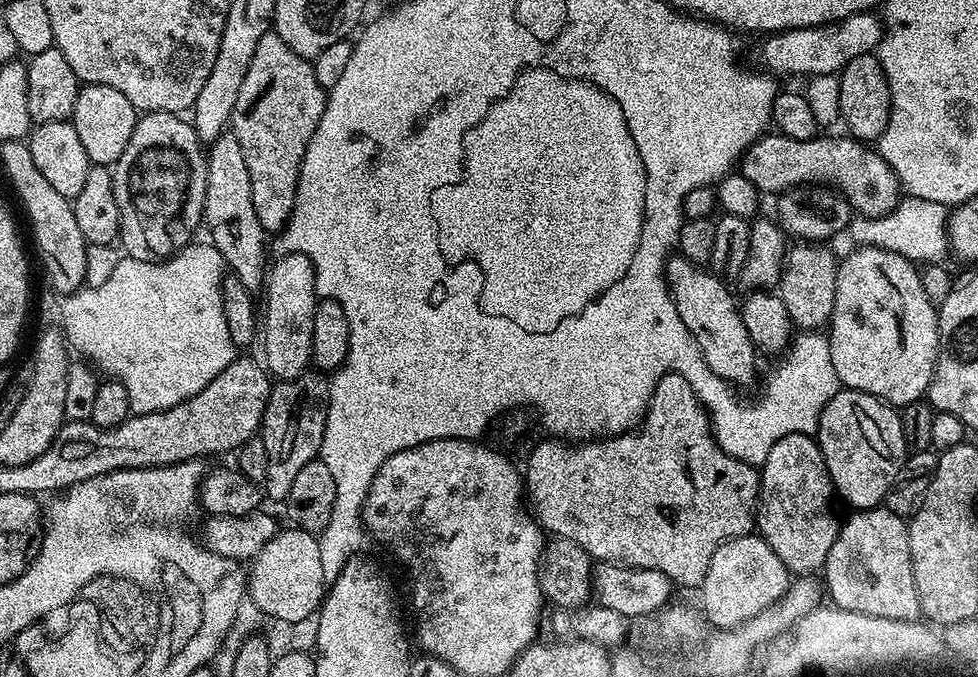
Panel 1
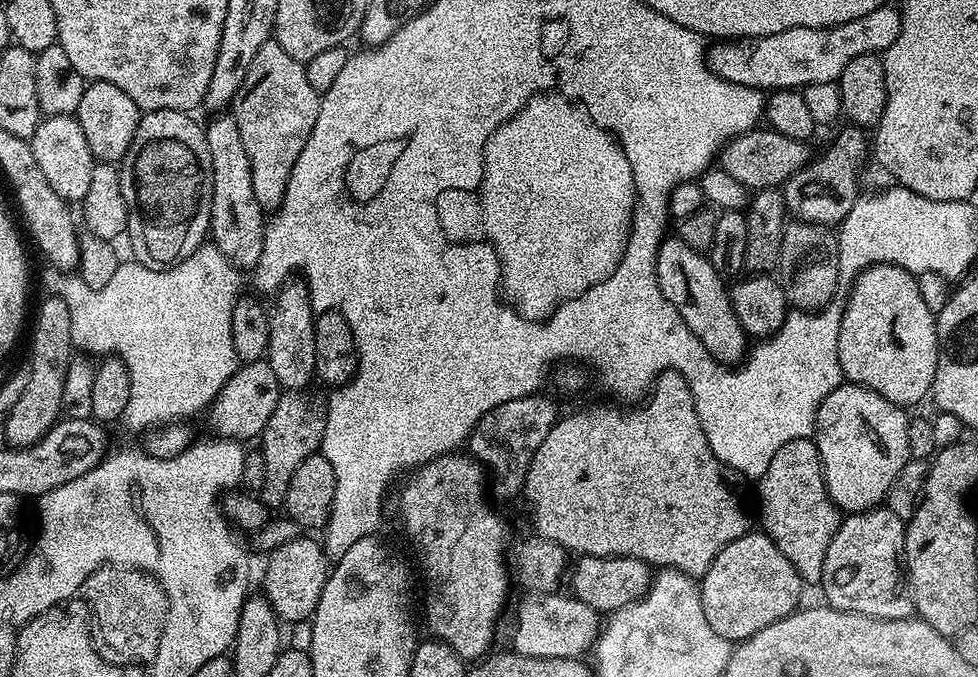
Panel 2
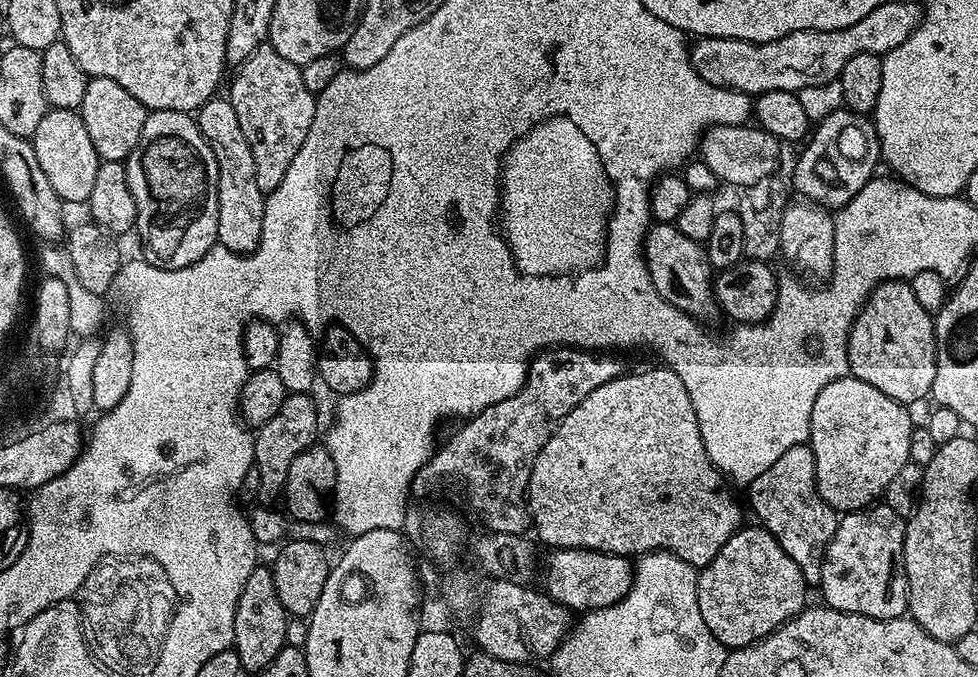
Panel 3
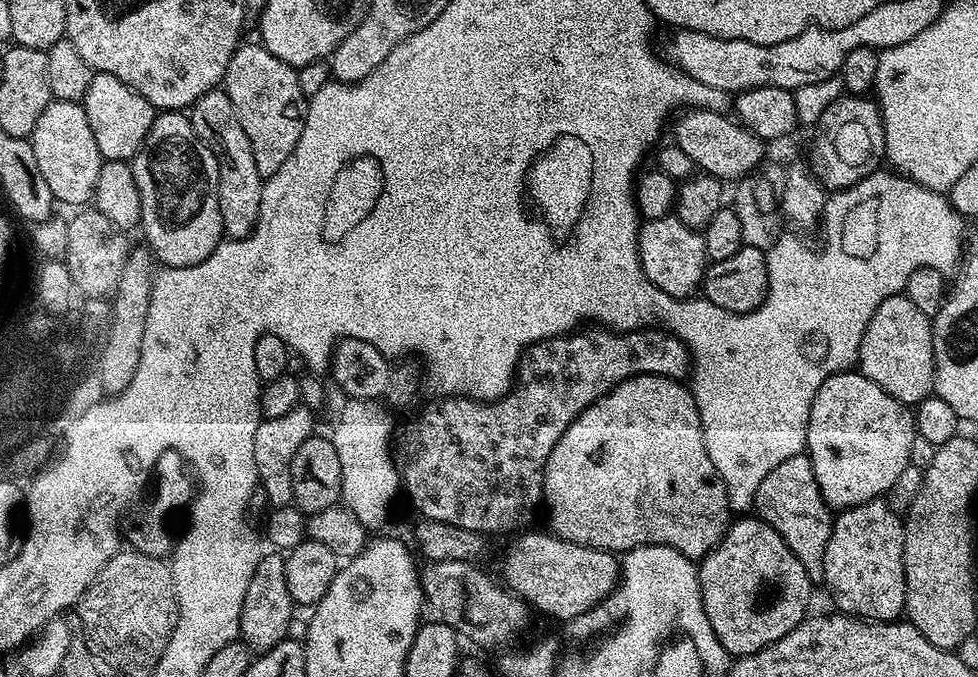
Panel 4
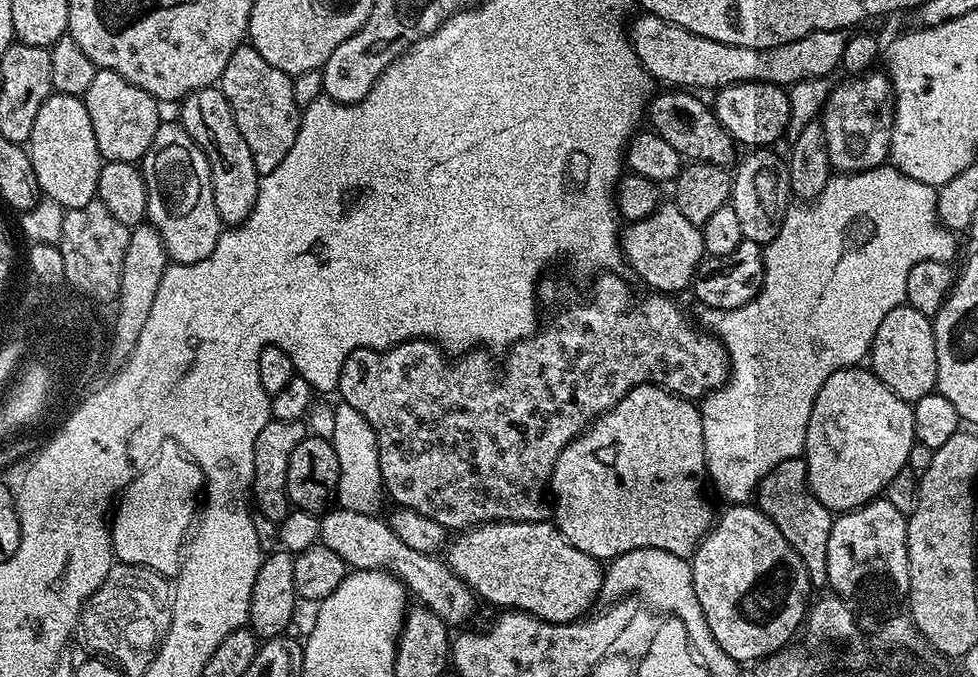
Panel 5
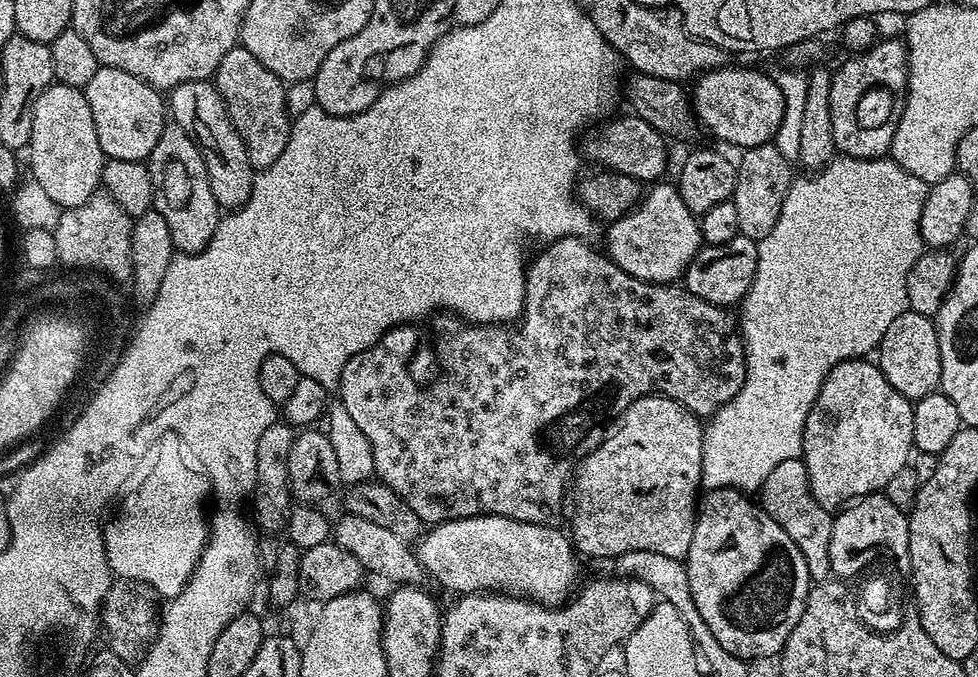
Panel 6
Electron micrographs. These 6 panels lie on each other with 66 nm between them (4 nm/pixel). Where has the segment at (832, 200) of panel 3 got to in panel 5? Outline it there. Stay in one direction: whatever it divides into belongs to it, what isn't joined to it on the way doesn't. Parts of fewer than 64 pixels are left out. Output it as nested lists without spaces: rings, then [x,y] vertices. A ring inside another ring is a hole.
[[[876,71],[844,78],[848,80],[837,83],[824,104],[822,123],[826,130],[826,150],[837,173],[865,172],[881,167],[889,159],[896,98],[892,95],[891,80],[883,71]]]

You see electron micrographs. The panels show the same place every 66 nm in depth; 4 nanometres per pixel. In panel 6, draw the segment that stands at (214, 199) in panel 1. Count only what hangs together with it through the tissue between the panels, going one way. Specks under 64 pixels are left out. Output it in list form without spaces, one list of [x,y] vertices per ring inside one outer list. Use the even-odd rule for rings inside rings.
[[[211,79],[182,82],[177,88],[167,93],[166,108],[170,113],[171,123],[181,128],[199,146],[202,158],[206,162],[206,174],[210,178],[210,194],[214,194],[217,205],[224,210],[235,210],[243,206],[252,193],[254,169],[246,154],[246,146],[230,118],[226,102],[216,89],[215,83]]]

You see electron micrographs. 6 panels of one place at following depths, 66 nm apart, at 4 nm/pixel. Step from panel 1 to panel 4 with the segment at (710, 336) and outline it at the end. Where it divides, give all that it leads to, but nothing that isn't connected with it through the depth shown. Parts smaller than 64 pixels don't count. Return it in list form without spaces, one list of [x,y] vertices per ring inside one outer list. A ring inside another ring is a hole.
[[[674,214],[644,220],[636,238],[642,270],[658,290],[677,298],[688,298],[692,291],[701,287],[704,270],[709,263],[704,249],[703,235],[697,229],[686,226]]]

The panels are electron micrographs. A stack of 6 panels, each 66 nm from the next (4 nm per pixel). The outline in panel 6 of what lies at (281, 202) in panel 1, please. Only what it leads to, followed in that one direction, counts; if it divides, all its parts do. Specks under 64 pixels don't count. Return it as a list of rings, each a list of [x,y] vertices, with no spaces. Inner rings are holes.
[[[237,46],[229,50],[226,58],[218,66],[214,77],[216,89],[228,107],[230,118],[246,146],[246,154],[250,158],[253,169],[270,167],[278,162],[278,154],[286,150],[286,142],[290,138],[292,120],[286,110],[286,84],[280,80],[250,50]]]

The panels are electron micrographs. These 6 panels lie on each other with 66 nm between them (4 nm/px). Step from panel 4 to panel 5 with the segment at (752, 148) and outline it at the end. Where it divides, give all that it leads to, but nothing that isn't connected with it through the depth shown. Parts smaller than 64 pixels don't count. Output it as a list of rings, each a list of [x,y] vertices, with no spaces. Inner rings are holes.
[[[660,90],[648,101],[646,109],[647,123],[674,150],[678,150],[681,158],[689,161],[710,162],[711,164],[731,165],[737,159],[738,145],[732,135],[718,122],[715,111],[708,108],[699,100],[697,93],[692,90]],[[664,91],[664,92],[660,92]],[[736,156],[736,157],[735,157]],[[733,159],[733,160],[732,160]],[[732,160],[732,161],[731,161]]]

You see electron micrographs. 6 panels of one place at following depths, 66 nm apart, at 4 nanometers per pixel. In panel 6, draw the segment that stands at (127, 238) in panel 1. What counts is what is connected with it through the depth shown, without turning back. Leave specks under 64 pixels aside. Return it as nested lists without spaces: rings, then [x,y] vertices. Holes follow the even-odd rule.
[[[168,126],[146,163],[152,179],[152,203],[155,211],[166,218],[166,226],[170,226],[173,249],[180,254],[202,251],[212,241],[222,212],[214,194],[210,194],[210,178],[199,146],[181,128]]]

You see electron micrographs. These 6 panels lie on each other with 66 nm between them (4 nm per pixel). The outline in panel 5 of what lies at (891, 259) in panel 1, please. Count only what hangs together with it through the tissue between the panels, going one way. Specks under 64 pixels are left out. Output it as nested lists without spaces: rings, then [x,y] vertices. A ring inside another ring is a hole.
[[[901,306],[890,310],[874,334],[870,353],[871,371],[898,398],[915,402],[926,398],[926,394],[936,391],[936,343],[932,333],[932,320],[918,314],[918,310]]]

